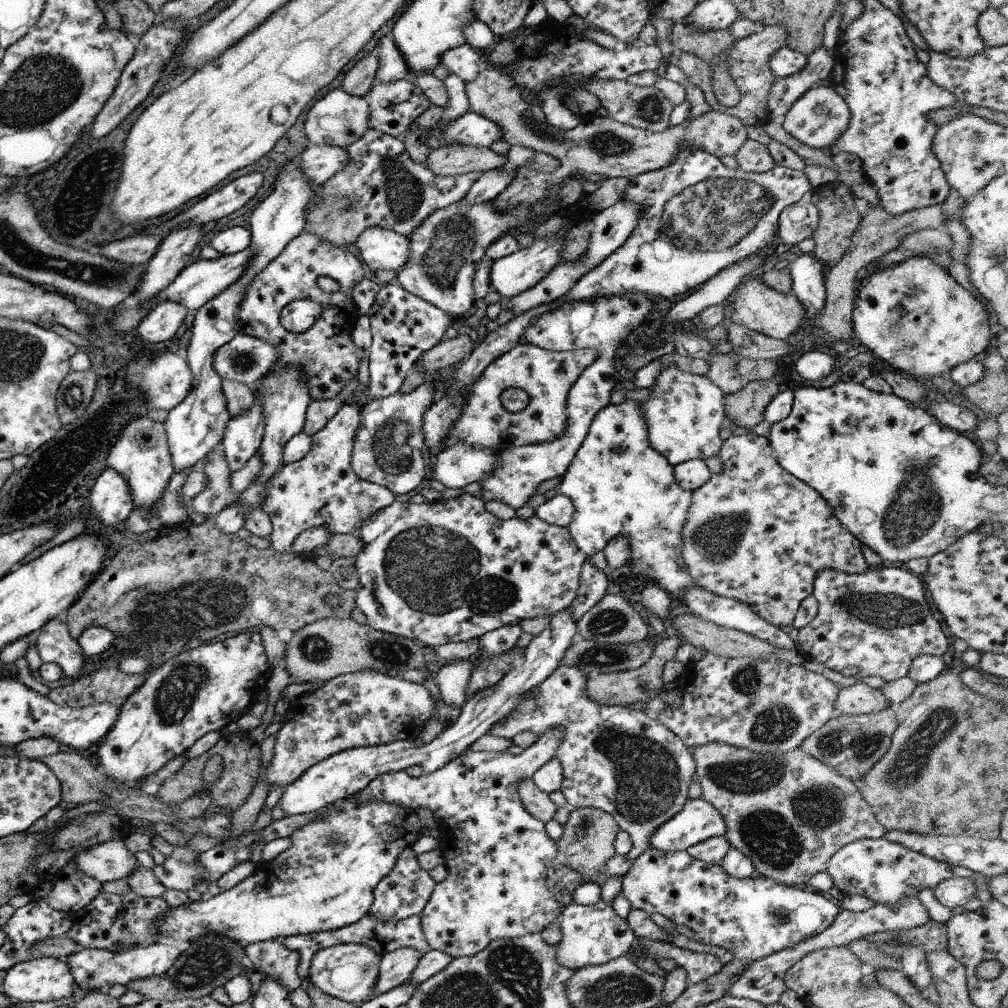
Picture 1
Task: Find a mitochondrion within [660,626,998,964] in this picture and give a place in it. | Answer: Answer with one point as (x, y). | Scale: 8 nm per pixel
(777, 840)

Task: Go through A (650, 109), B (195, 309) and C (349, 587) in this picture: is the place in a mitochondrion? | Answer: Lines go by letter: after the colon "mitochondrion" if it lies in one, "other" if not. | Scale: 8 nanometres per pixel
A: mitochondrion
B: other
C: other

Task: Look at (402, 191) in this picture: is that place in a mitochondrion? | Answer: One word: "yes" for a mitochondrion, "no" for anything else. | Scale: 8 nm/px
yes

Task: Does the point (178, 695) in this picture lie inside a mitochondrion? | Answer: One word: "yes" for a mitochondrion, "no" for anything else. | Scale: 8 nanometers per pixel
yes

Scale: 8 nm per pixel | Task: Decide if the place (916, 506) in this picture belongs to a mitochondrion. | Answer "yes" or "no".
yes

